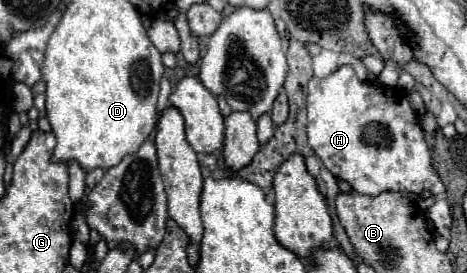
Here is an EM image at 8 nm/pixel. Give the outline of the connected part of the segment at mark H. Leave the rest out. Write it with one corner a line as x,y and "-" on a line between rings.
341,66
327,78
311,78
307,112
307,134
311,148
323,160
325,168
335,178
345,180
355,192
367,196
379,196
381,192
423,194
425,190
429,190
433,196
445,194
445,184
431,164
431,150
419,126
419,116
413,112
405,94
401,94
399,98
391,90
385,90
377,84
365,84
355,76
351,66

